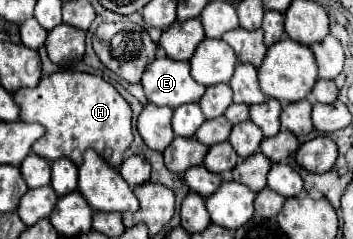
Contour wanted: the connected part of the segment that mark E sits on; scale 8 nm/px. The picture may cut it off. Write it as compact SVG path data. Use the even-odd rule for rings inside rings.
M158 56L142 76L142 86L148 102L156 106L178 108L180 104L198 102L206 86L190 76L190 64Z

